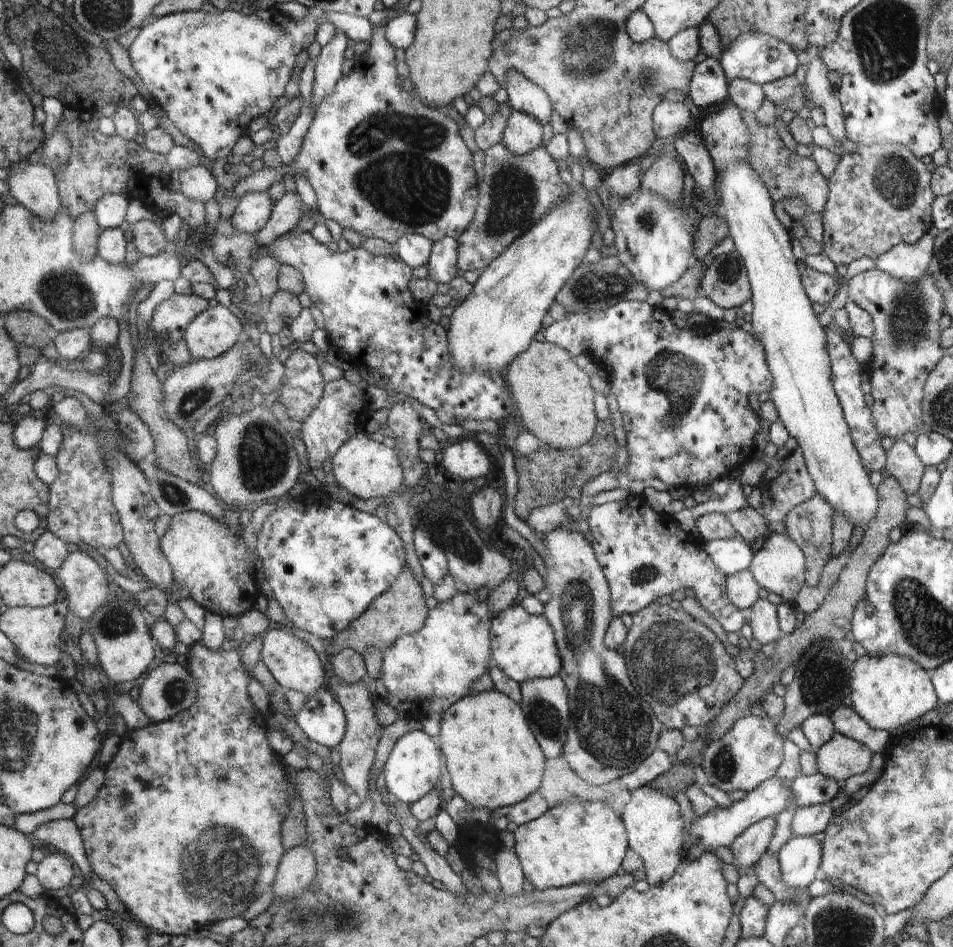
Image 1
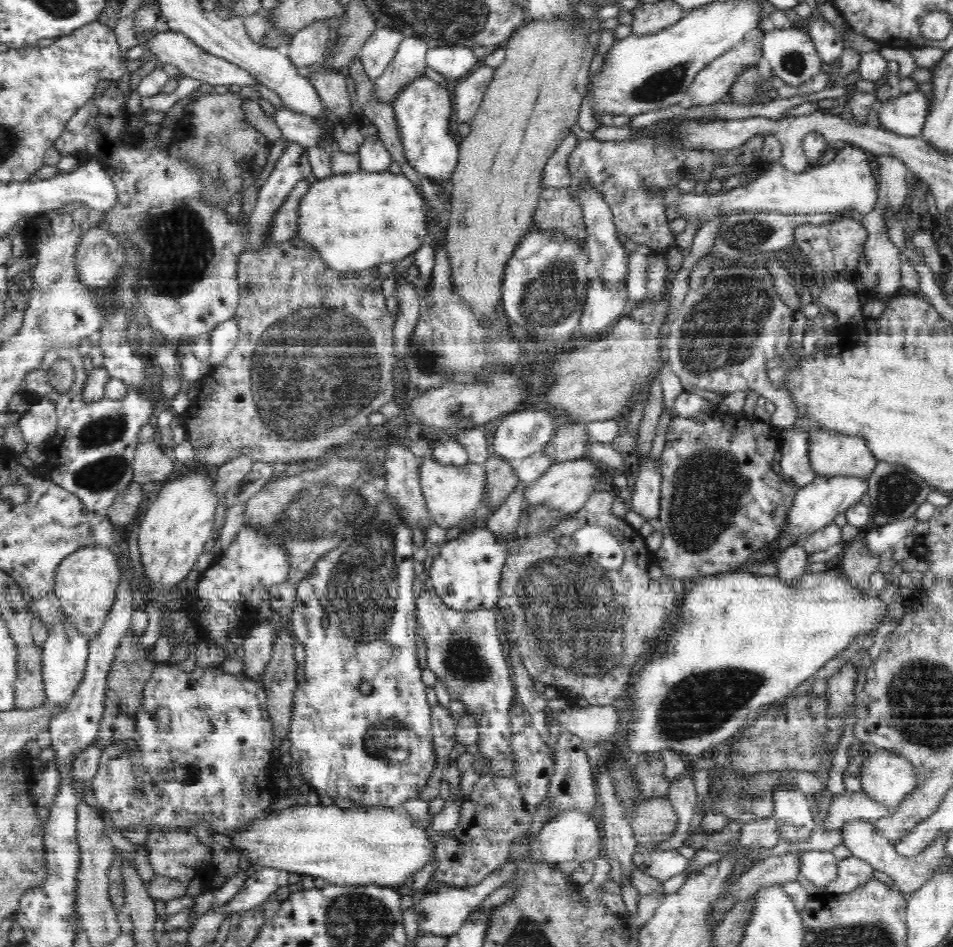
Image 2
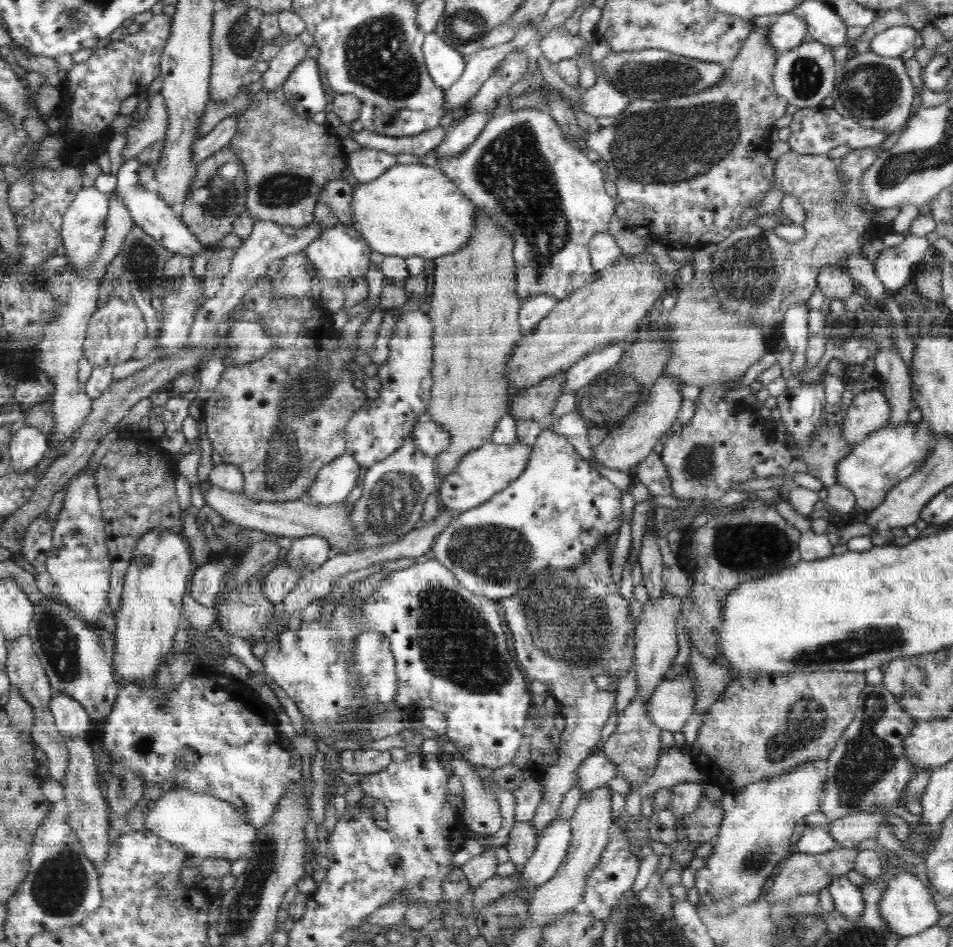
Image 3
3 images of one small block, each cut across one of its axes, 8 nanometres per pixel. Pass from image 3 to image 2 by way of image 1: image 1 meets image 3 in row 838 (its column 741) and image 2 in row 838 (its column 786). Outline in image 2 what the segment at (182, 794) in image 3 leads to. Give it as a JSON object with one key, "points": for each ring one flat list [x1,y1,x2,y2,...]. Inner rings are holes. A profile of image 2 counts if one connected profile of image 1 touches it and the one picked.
{"points":[[322,804,318,805,298,805,298,808,286,808,282,809,282,812,268,813,266,818,260,818,258,816,258,820,252,824,252,826,246,826,246,828,242,828,234,838,232,838,232,842,236,844,236,846,242,846,242,850,246,852,246,858,250,858,252,862,250,864,258,864,257,868,260,867,270,867,273,869,282,869,290,872,296,872,300,875,310,875,314,878,322,878,327,880,329,884,339,884,340,886,348,886,348,885,378,885,378,886,388,886,393,888,399,888,399,886,403,885,403,883,412,876,412,874,416,874,418,870,422,870,428,862,431,860,435,860,434,853,434,845,431,842,431,835,427,832,427,829,416,827,414,823,412,823,411,816,407,813,406,810,395,807,365,807,359,809,352,810,344,810,344,808,336,808,336,805,325,806]]}

